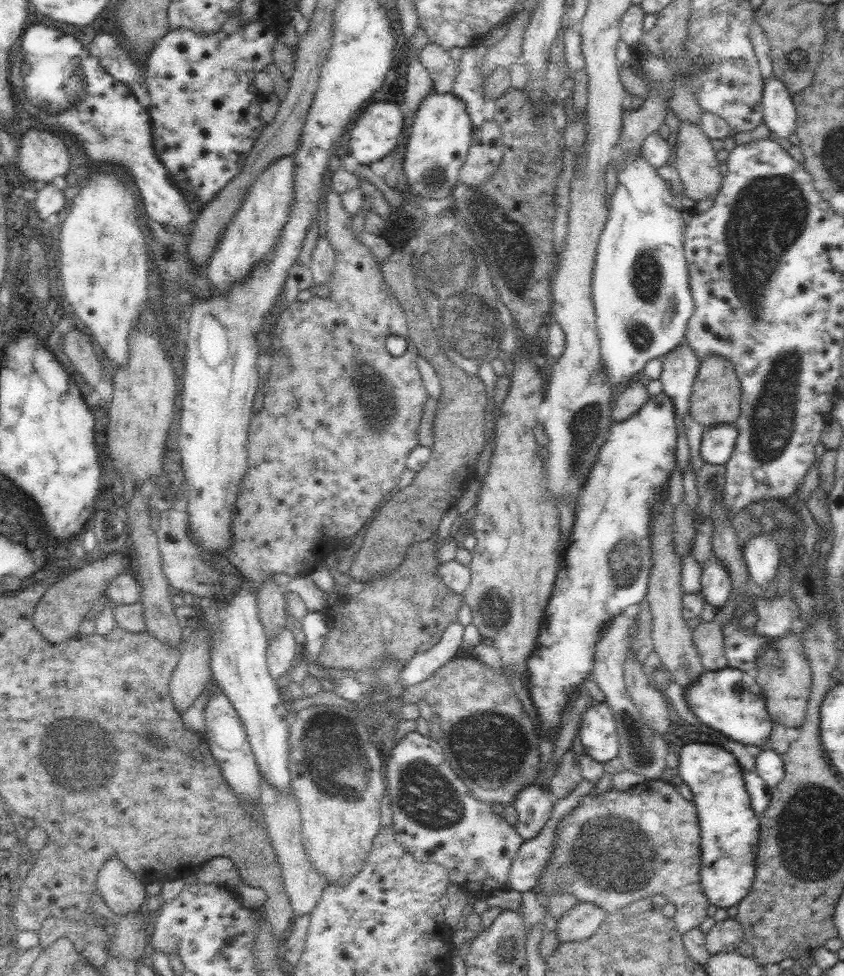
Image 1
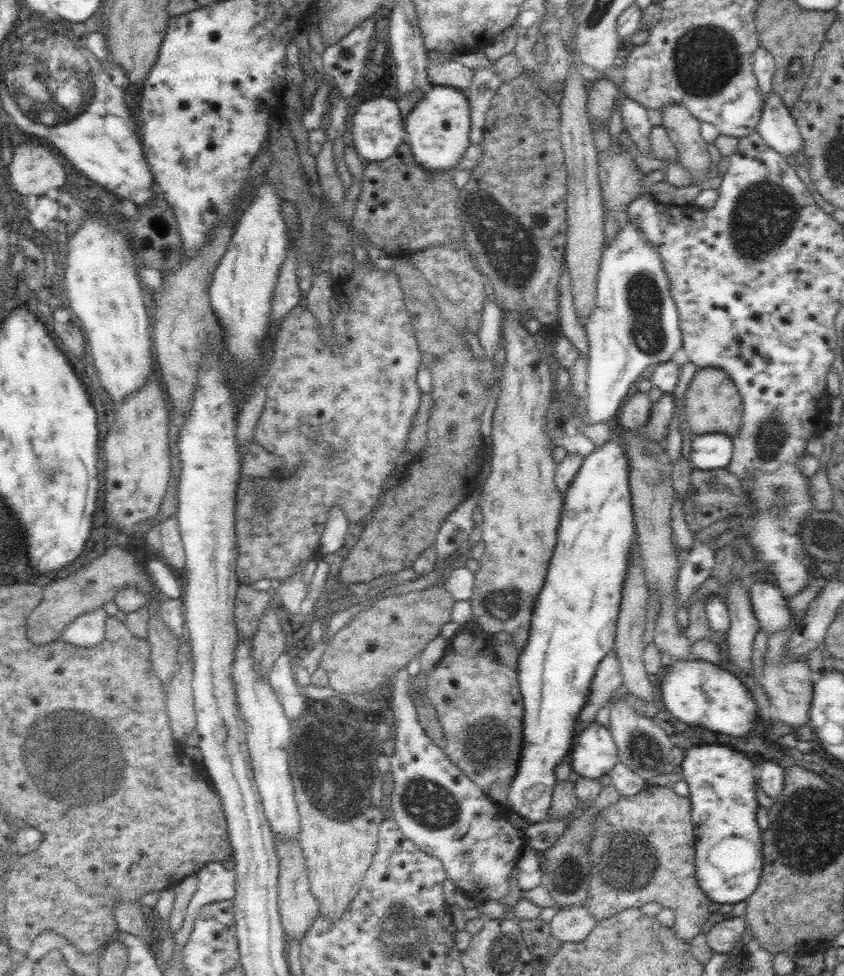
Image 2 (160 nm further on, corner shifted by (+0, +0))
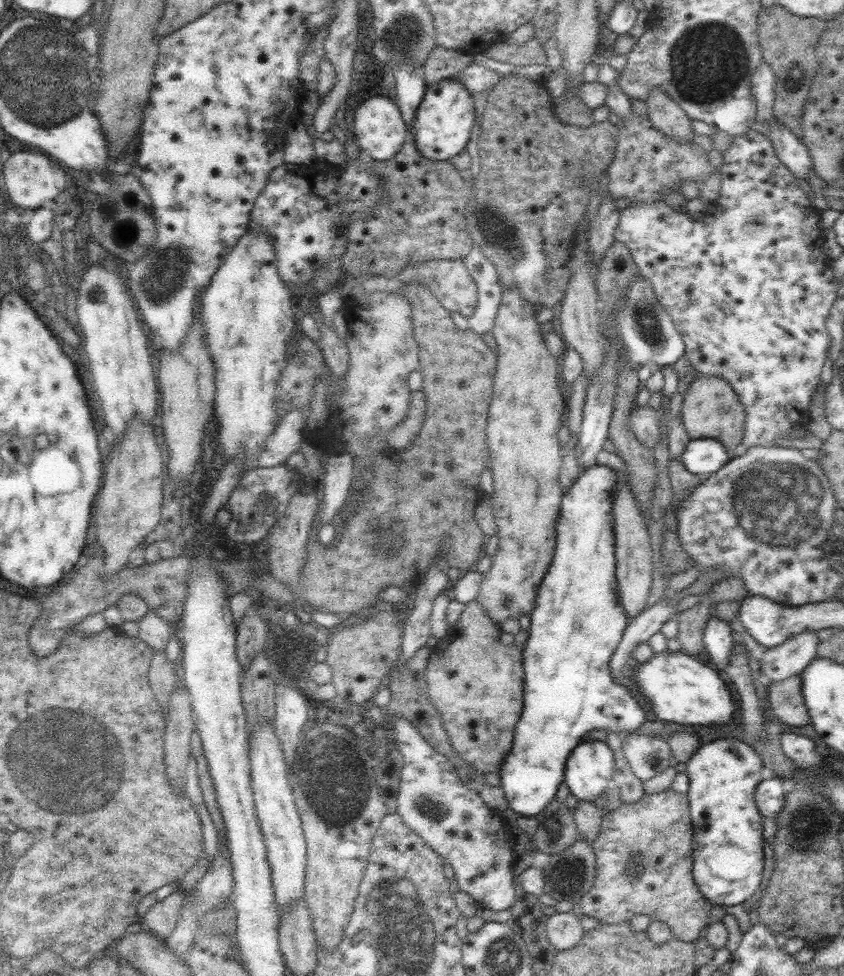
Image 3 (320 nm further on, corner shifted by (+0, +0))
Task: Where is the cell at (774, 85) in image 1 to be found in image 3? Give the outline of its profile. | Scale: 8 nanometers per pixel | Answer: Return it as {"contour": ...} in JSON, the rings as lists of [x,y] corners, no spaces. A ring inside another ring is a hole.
{"contour":[[[773,118],[769,134],[776,156],[799,179],[808,180],[810,172],[815,170],[808,147],[789,128],[777,118]]]}

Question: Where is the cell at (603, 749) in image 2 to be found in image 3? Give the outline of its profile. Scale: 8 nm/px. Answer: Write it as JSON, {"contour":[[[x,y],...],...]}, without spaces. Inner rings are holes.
{"contour":[[[584,742],[575,747],[566,764],[564,781],[580,801],[604,801],[615,772],[614,752],[606,742]]]}

